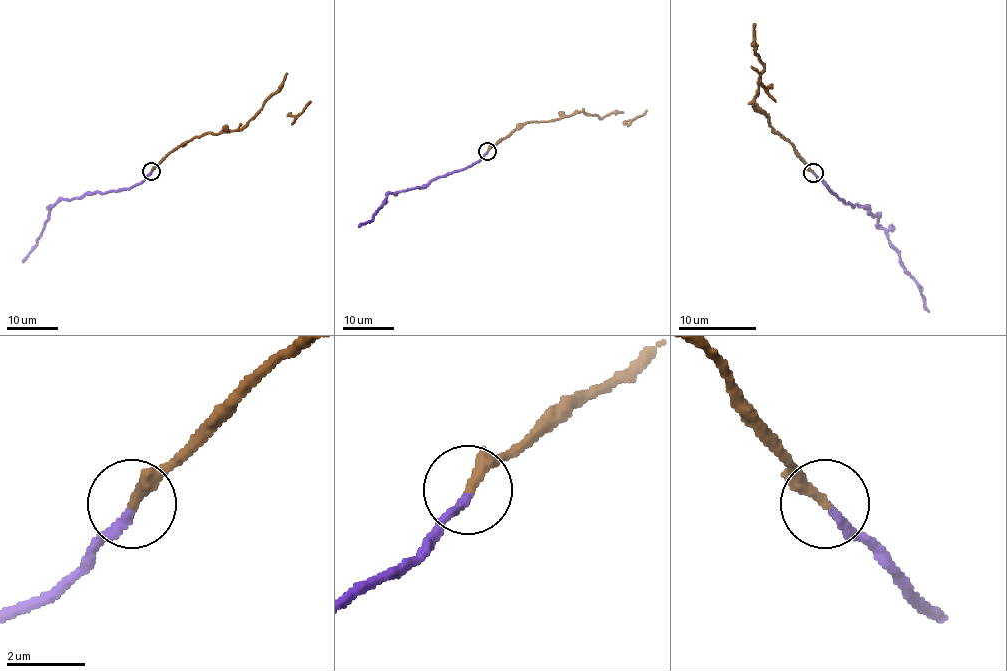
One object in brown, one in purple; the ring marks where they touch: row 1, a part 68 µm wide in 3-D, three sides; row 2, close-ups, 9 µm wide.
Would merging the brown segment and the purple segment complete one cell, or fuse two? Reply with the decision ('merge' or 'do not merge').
do not merge

